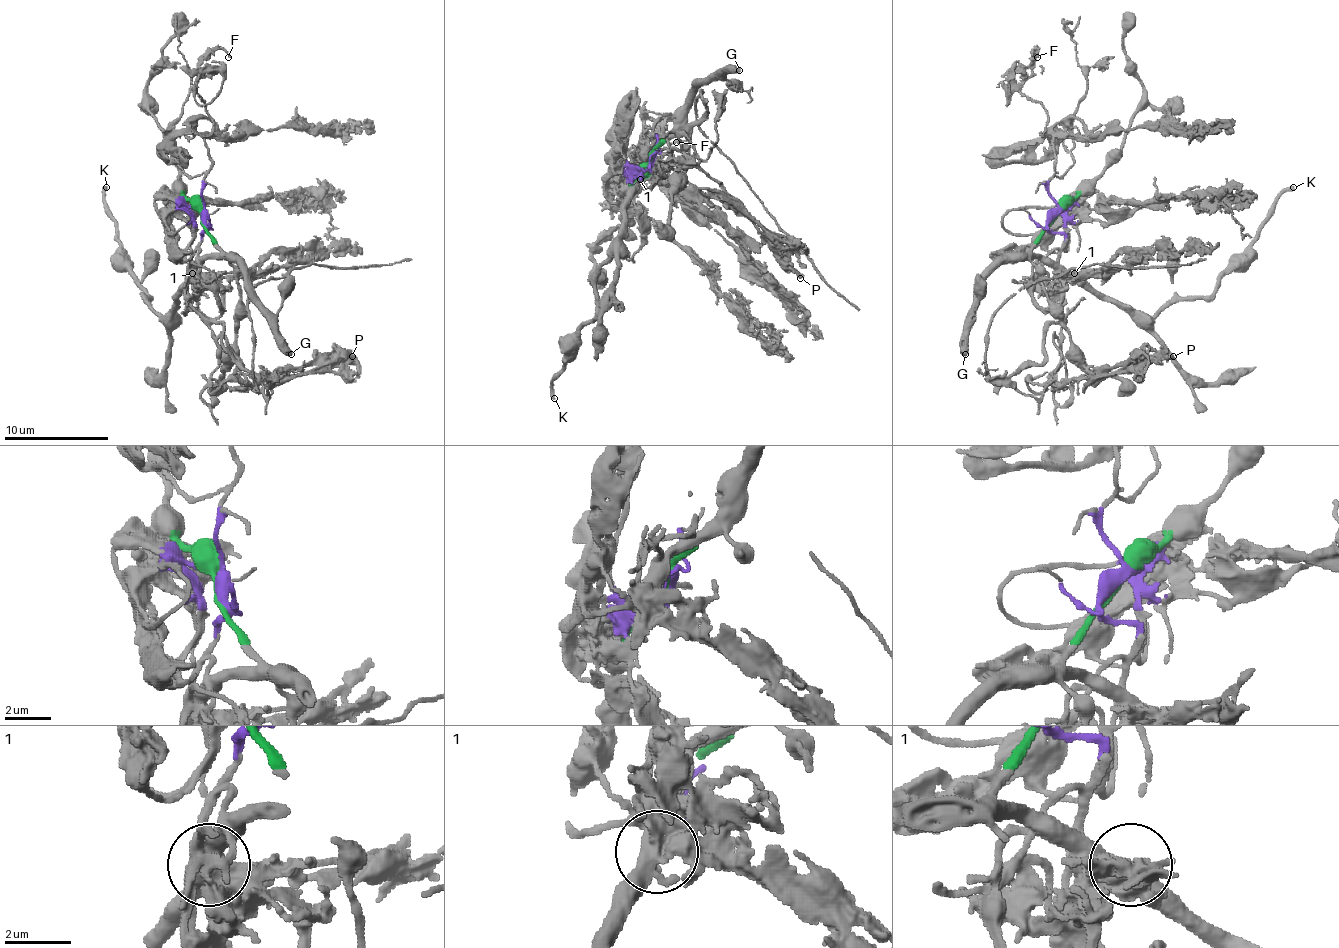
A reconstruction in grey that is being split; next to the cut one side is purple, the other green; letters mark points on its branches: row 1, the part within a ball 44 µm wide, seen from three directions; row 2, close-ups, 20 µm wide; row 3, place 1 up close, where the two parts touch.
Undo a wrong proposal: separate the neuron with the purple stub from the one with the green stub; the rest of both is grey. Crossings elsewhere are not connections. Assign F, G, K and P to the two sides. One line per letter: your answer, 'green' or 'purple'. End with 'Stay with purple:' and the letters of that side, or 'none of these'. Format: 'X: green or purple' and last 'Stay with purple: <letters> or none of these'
F: purple
G: green
K: green
P: purple
Stay with purple: F, P

